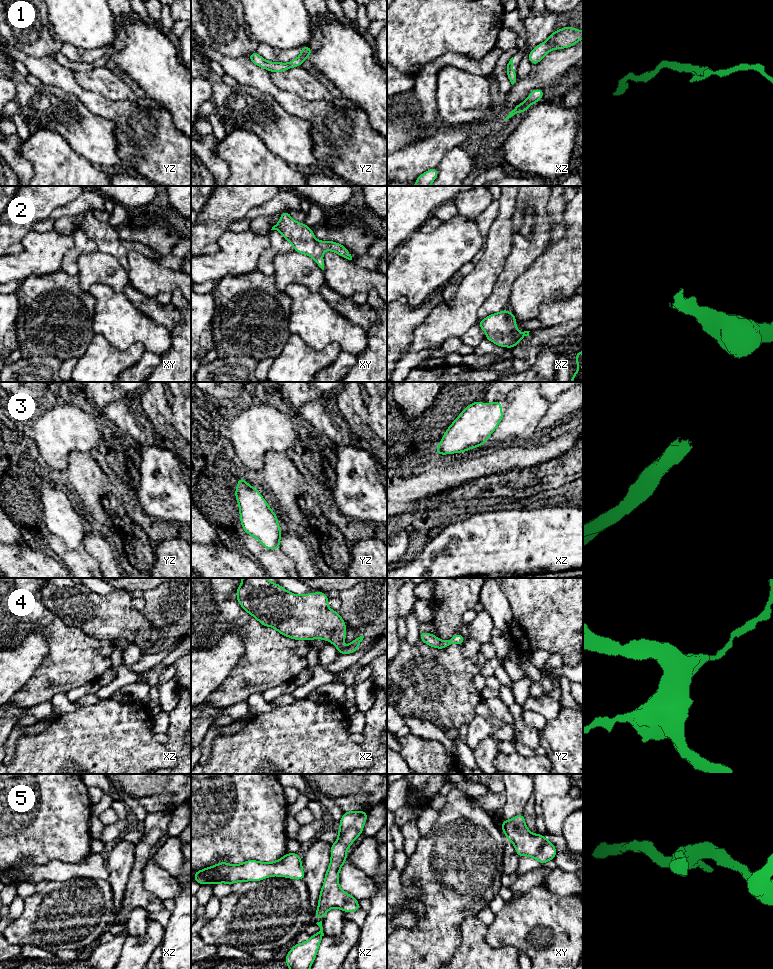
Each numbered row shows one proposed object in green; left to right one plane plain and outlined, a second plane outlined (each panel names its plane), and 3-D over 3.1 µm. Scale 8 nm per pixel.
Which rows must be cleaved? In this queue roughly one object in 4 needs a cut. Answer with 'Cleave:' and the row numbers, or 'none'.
Cleave: none

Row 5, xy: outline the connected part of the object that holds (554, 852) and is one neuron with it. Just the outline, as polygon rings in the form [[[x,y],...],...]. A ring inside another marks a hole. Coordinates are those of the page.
[[[523,814],[502,821],[501,827],[507,840],[514,844],[519,857],[531,856],[544,865],[548,860],[553,860],[556,856],[557,851],[552,842],[543,835],[532,834],[528,830]]]

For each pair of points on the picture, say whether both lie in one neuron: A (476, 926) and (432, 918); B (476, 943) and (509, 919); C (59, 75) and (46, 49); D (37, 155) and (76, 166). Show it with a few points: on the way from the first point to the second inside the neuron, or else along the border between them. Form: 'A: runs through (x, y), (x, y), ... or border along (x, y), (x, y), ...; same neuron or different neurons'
A: border along (475, 914), (469, 915), (462, 922), (458, 946); different neurons
B: border along (486, 926), (485, 940), (492, 947), (507, 945); different neurons
C: border along (27, 54), (33, 57), (51, 58); different neurons
D: runs through (47, 155), (56, 162), (62, 162), (66, 166); same neuron

